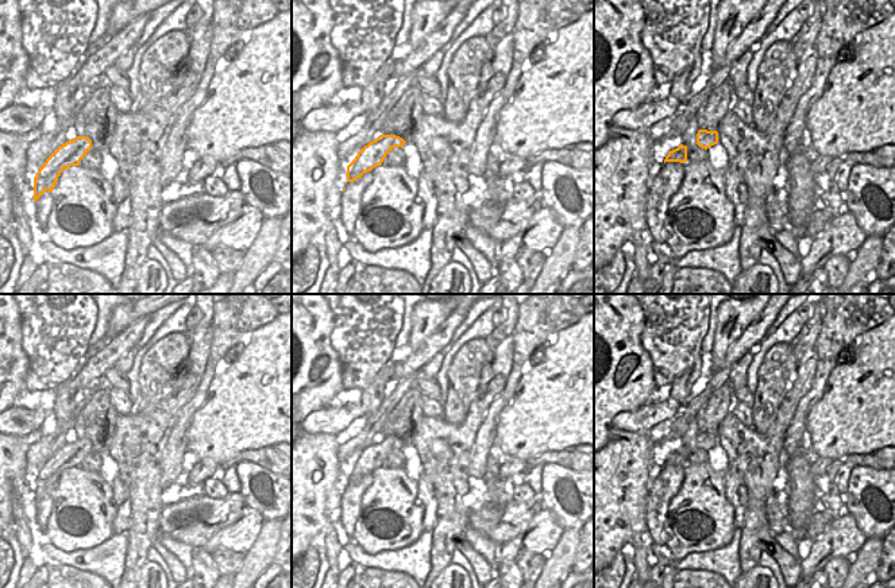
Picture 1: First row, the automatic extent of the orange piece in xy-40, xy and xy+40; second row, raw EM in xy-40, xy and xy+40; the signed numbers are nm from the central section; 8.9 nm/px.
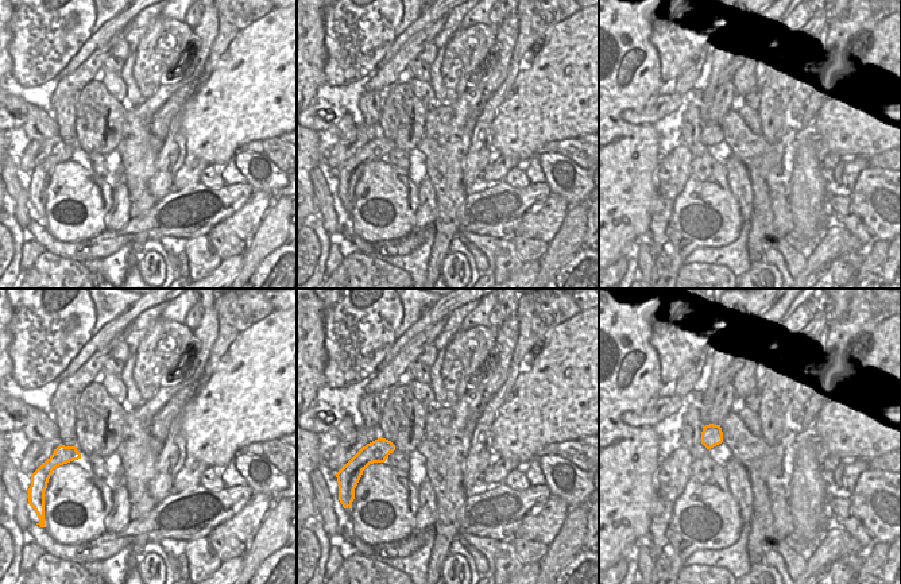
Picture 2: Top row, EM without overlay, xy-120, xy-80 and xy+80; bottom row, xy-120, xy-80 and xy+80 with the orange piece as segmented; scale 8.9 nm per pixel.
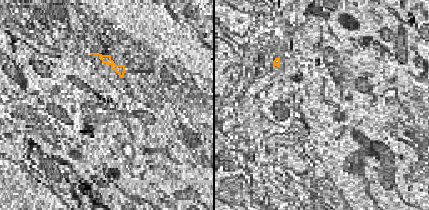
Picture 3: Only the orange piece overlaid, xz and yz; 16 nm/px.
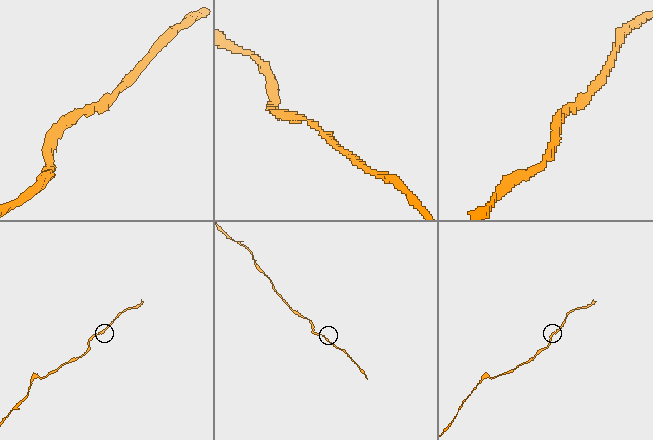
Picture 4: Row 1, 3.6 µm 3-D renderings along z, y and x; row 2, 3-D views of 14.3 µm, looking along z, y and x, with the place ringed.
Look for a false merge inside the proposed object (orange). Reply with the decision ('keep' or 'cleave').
keep

